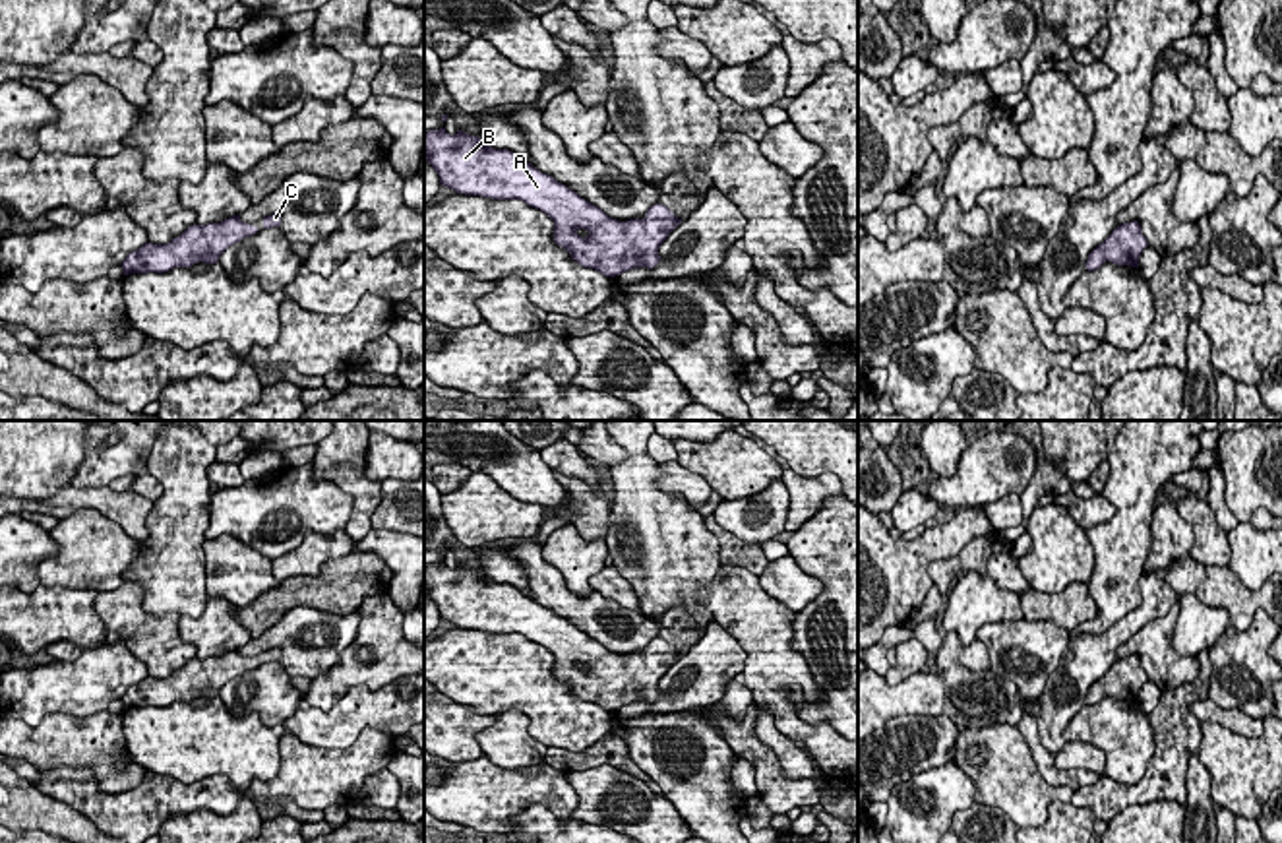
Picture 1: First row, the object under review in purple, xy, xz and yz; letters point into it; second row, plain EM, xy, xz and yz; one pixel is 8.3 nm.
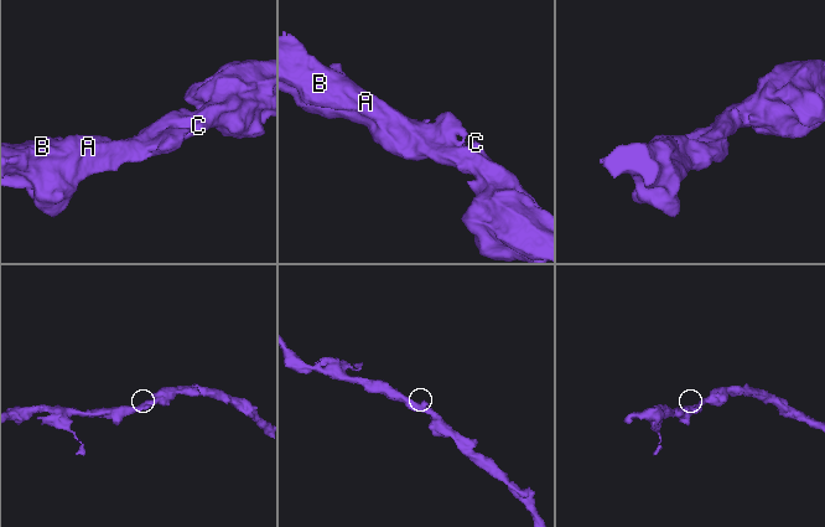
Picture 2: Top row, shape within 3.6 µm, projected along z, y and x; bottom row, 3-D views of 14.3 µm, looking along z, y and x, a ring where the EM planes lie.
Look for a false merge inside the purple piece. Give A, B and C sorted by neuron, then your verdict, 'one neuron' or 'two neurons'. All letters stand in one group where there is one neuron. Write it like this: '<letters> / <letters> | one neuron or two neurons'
A B C | one neuron

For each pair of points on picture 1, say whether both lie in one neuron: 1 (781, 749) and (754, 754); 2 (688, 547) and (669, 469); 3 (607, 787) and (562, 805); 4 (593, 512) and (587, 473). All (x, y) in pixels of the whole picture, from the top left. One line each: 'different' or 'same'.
1: different
2: different
3: different
4: different

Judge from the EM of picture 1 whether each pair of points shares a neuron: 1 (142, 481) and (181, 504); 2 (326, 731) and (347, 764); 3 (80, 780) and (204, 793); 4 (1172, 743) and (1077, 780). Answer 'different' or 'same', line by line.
1: different
2: different
3: same
4: different

